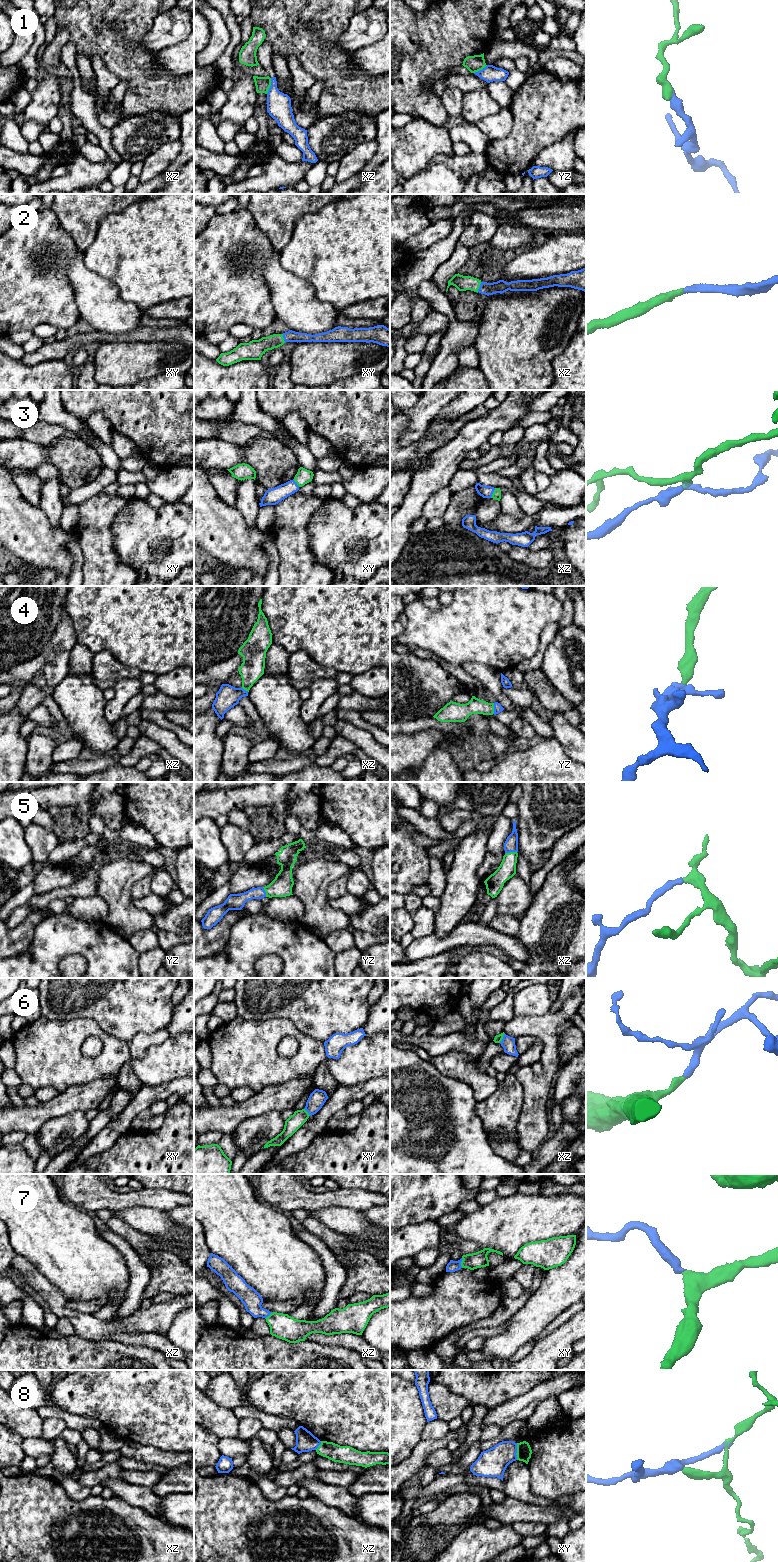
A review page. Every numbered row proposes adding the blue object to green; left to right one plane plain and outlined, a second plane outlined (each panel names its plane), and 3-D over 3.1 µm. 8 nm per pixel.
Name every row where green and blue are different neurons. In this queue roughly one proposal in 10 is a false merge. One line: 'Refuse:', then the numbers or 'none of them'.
Refuse: 1

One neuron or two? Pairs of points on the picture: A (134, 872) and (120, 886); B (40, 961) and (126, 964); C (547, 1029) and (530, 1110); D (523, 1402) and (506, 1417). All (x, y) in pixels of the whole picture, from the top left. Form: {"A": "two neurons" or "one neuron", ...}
{"A": "one neuron", "B": "one neuron", "C": "one neuron", "D": "one neuron"}

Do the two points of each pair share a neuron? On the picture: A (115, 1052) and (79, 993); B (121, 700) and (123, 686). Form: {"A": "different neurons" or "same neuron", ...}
{"A": "different neurons", "B": "same neuron"}

